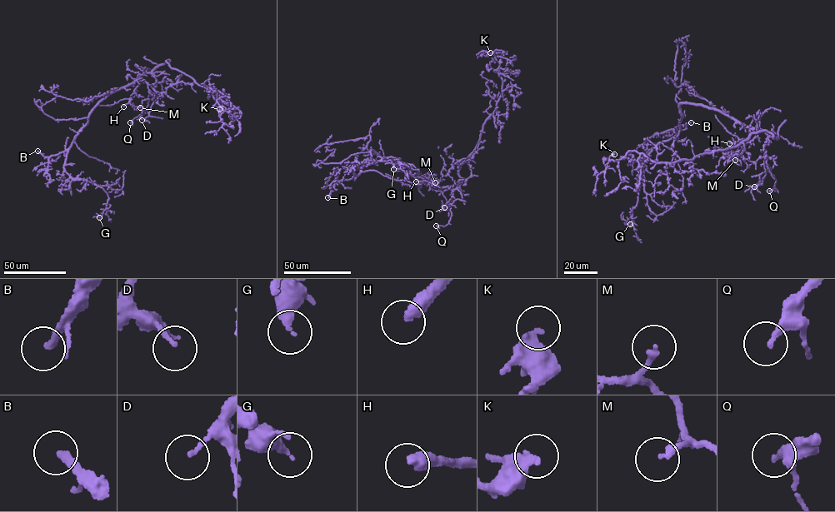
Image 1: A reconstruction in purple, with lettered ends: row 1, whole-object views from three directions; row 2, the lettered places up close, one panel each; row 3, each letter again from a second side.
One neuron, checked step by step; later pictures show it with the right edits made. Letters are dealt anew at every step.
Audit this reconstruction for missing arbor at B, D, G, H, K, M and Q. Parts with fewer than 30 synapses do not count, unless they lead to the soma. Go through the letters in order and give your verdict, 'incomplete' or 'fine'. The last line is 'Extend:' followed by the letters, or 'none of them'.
B: incomplete
D: fine
G: fine
H: incomplete
K: fine
M: fine
Q: fine
Extend: B, H

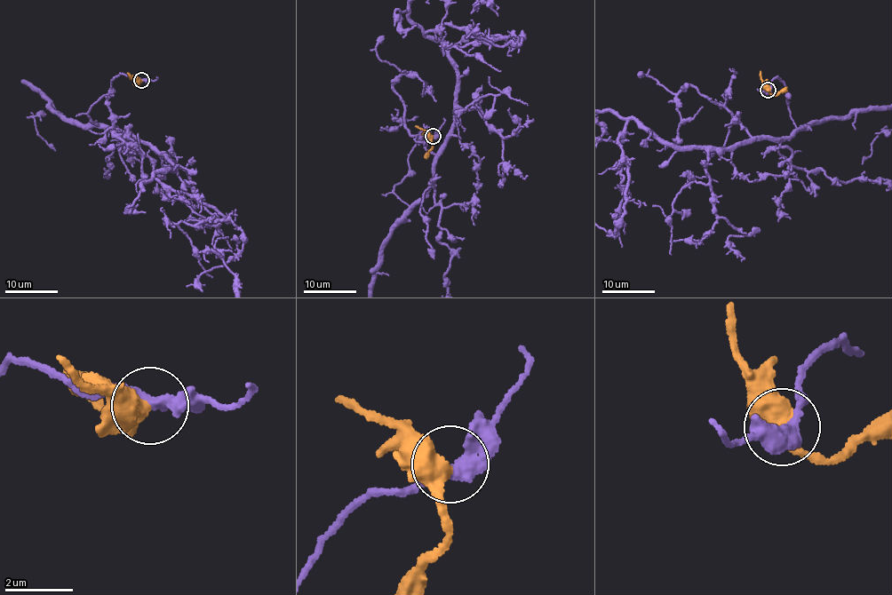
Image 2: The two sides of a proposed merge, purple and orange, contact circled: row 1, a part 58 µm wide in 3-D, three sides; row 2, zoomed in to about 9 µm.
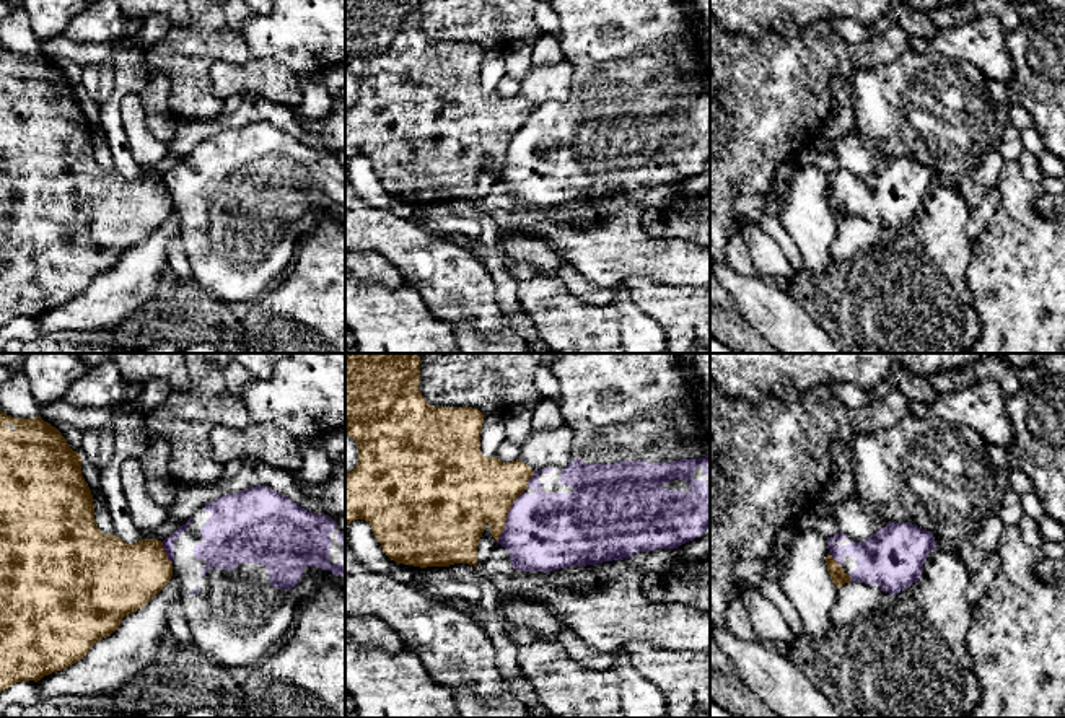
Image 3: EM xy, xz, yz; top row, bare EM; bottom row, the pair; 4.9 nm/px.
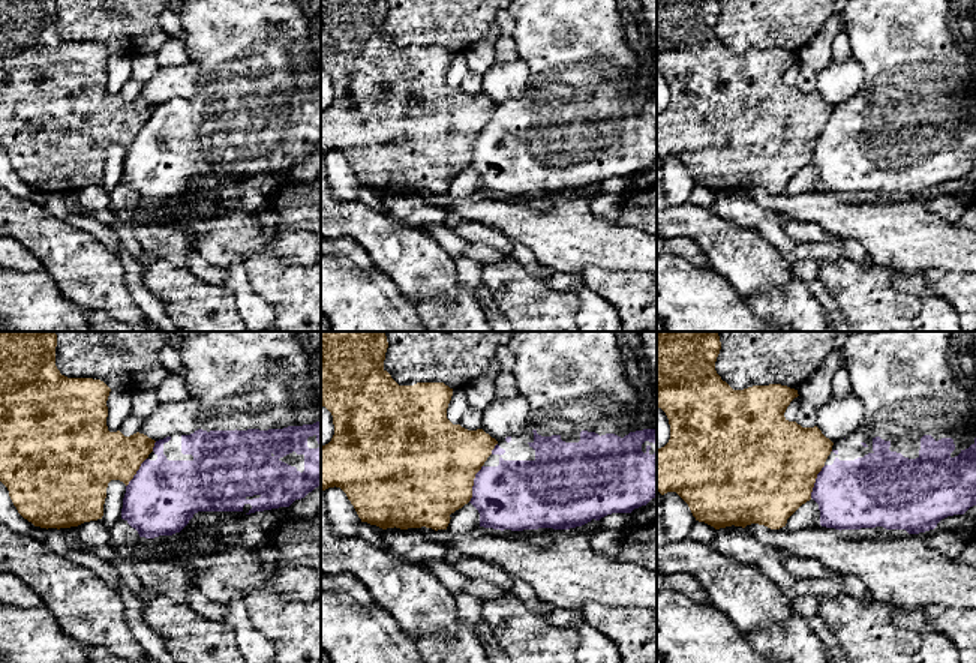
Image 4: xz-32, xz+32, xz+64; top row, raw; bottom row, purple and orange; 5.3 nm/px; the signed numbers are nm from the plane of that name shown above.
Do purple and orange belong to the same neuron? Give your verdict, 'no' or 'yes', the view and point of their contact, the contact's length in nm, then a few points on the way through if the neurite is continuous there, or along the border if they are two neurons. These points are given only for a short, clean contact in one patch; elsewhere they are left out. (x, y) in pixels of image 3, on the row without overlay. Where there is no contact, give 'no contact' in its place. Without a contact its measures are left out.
no; meets purple in xz at (507, 152); contact 300 nm long; border along xz (523, 126), (513, 137), (497, 178)

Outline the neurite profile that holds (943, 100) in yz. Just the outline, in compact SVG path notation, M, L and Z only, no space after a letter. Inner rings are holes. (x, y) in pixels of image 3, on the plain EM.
M912 47L892 62L858 68L852 75L857 137L888 158L910 158L933 169L938 181L954 182L975 169L980 161L1001 145L997 103L987 88L987 78L971 62L941 54L918 54Z

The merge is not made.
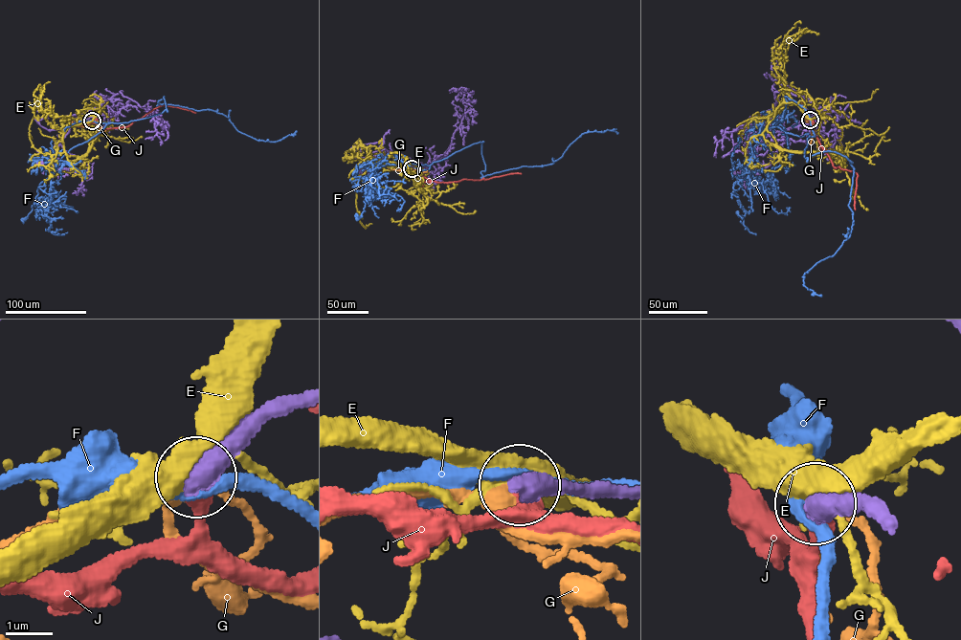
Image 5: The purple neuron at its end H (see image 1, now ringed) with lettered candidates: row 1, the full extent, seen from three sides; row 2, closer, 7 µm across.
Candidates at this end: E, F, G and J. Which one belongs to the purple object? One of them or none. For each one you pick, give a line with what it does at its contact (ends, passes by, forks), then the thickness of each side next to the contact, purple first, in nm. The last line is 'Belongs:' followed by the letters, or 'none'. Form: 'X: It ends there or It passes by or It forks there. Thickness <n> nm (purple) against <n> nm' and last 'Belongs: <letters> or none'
G: It forks there. Thickness 500 nm (purple) against 320 nm
Belongs: G

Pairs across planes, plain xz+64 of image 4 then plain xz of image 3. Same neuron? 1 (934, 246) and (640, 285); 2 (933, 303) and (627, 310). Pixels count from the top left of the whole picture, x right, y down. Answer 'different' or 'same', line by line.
1: different
2: same

